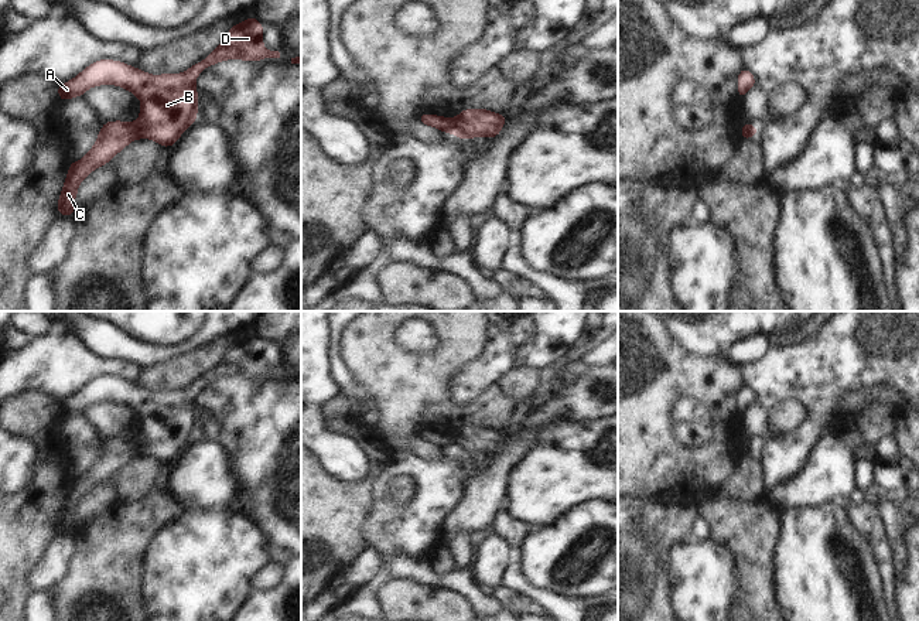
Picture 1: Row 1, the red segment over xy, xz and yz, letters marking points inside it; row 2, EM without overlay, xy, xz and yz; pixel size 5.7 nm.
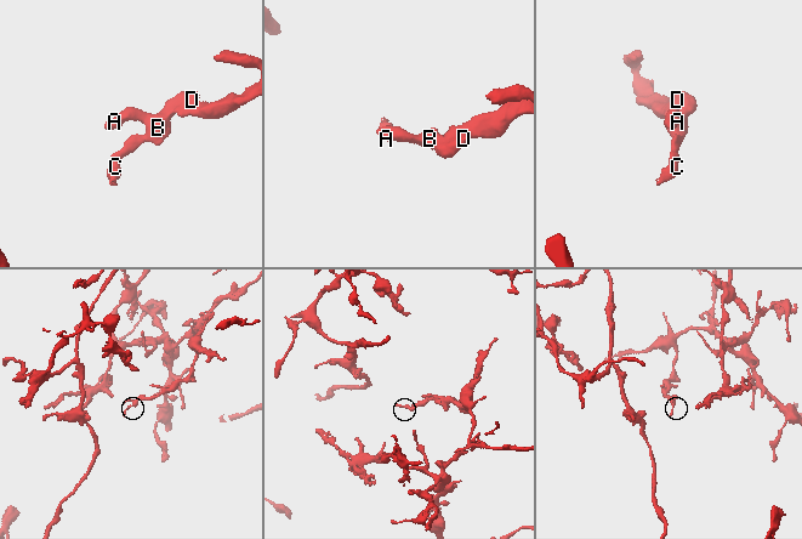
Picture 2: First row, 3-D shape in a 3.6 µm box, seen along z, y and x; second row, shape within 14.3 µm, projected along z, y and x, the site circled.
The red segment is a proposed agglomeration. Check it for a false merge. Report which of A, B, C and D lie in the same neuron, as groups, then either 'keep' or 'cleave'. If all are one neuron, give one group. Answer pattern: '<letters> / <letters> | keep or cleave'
A B D / C | cleave

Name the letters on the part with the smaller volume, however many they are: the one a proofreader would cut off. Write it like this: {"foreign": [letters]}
{"foreign": ["C"]}

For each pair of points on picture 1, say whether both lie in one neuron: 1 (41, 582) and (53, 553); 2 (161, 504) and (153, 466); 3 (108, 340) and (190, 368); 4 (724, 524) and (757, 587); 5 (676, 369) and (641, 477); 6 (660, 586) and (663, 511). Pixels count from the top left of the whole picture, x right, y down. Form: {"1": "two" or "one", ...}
{"1": "one", "2": "two", "3": "two", "4": "one", "5": "one", "6": "one"}

